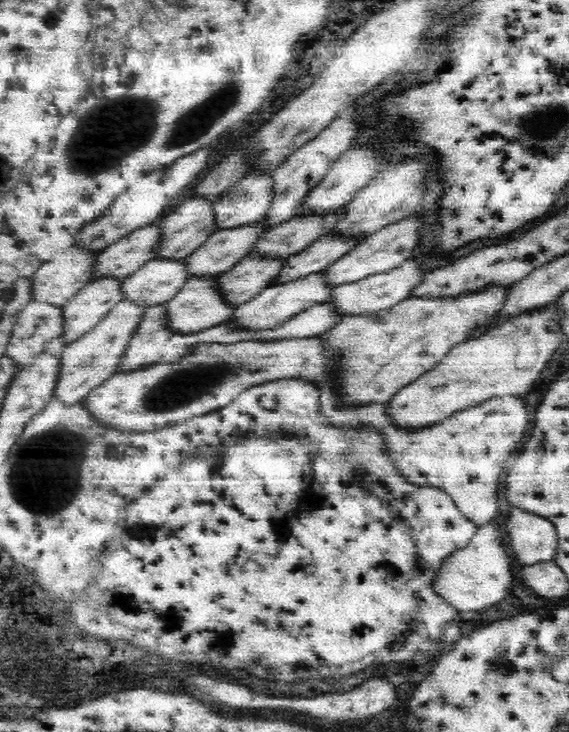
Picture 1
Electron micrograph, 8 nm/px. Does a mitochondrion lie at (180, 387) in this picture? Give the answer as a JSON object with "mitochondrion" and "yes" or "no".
{"mitochondrion":"yes"}

